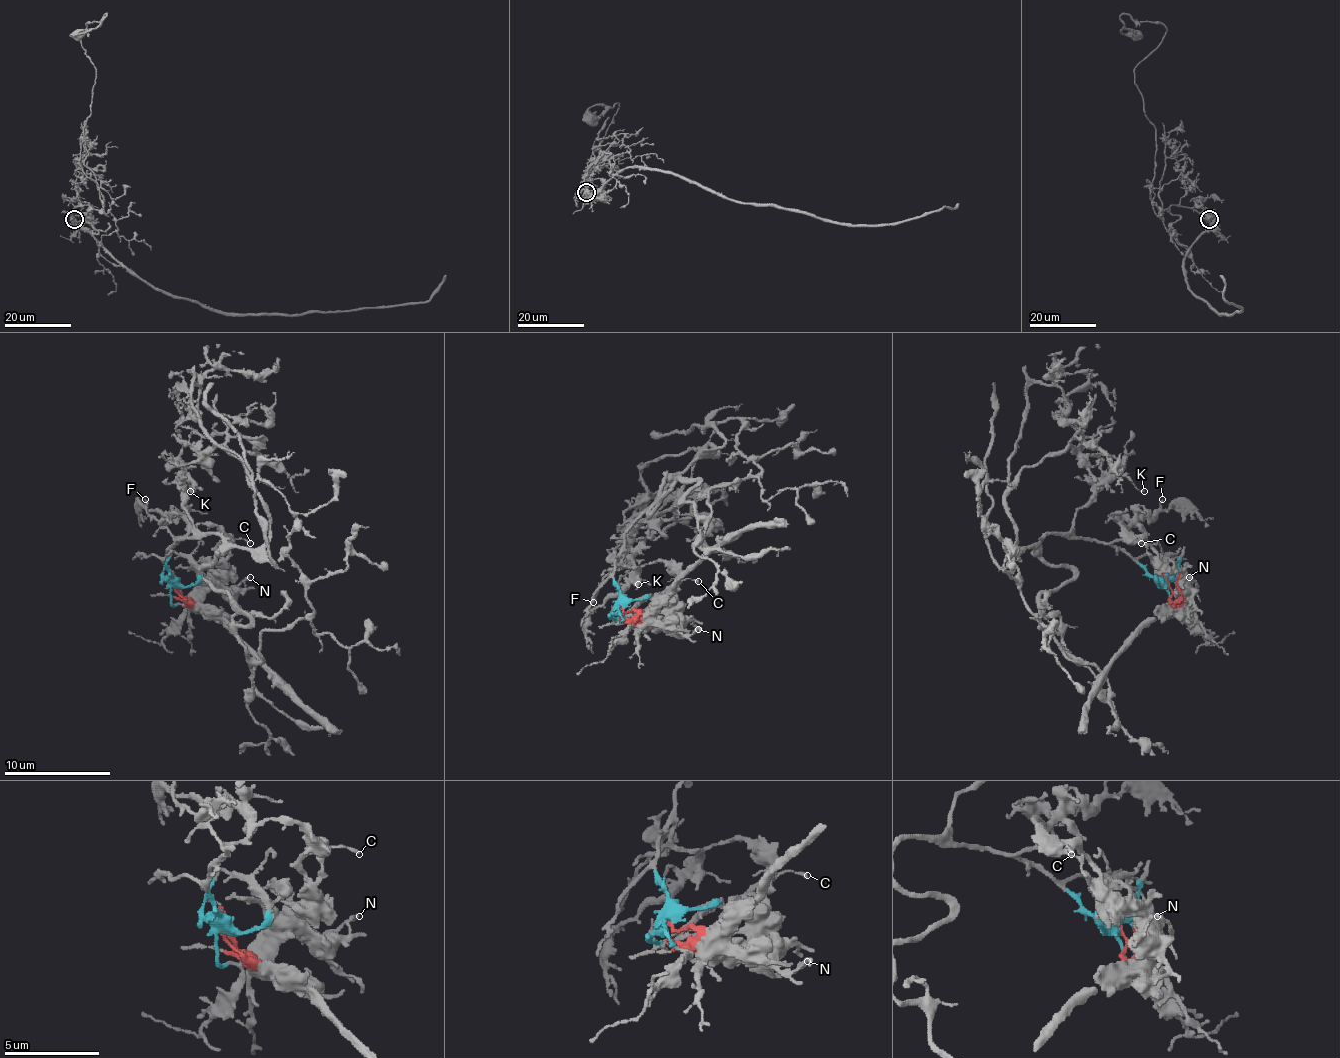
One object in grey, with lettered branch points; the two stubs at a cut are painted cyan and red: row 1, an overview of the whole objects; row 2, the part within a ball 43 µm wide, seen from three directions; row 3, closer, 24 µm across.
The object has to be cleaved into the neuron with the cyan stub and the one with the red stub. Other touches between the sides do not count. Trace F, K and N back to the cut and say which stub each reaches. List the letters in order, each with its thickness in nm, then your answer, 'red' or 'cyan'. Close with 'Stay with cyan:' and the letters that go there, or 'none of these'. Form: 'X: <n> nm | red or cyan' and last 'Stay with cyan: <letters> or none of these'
F: 100 nm | cyan
K: 120 nm | cyan
N: 160 nm | red
Stay with cyan: F, K

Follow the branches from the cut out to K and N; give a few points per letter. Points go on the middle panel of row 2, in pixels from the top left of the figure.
K: (621, 606), (621, 592), (613, 566), (624, 547), (624, 531), (640, 515), (627, 544), (637, 584)
N: (621, 606), (643, 619), (691, 622), (699, 630)

